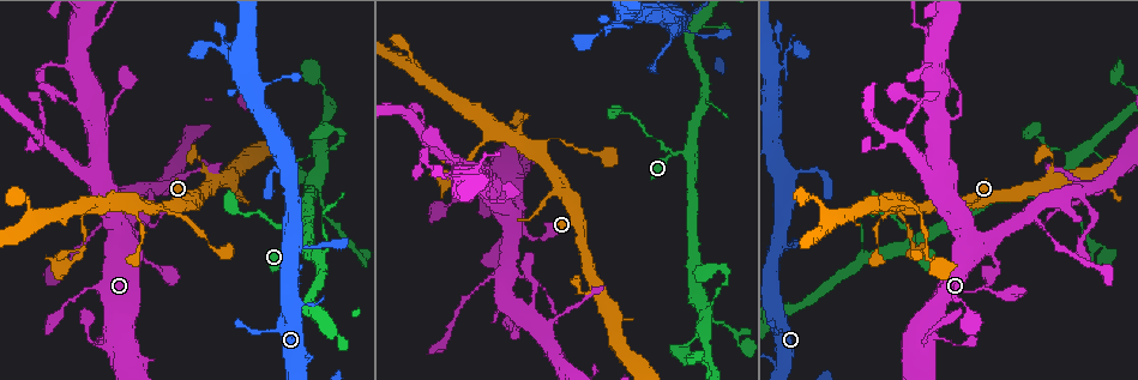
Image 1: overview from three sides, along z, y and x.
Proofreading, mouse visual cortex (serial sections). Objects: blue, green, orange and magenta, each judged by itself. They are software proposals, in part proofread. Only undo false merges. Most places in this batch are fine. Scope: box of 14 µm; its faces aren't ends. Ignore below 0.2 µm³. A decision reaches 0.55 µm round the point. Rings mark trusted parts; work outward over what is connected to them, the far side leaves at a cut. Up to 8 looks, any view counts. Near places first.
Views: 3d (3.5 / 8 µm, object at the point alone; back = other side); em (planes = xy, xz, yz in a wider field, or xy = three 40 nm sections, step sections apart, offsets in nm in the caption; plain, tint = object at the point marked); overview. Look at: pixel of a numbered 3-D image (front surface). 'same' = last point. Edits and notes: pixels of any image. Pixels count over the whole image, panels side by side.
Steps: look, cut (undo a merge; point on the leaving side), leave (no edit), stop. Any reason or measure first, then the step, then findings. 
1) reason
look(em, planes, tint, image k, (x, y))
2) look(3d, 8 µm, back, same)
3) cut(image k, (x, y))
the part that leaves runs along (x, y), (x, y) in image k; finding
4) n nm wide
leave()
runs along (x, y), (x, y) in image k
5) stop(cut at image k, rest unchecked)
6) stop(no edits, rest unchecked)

look(3d, 3.5 µm, image 1, (1029, 214))

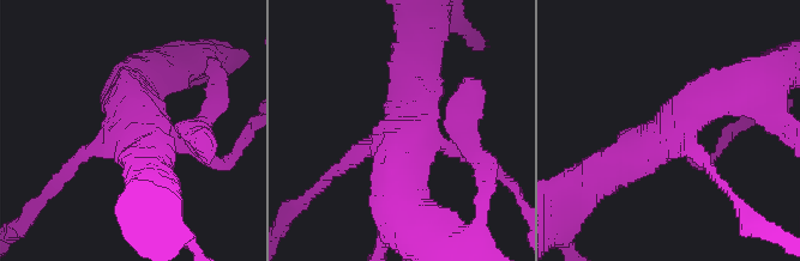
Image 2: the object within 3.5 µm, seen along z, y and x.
need the tissue
look(em, xy, step 1, tint, image 2, (116, 138))

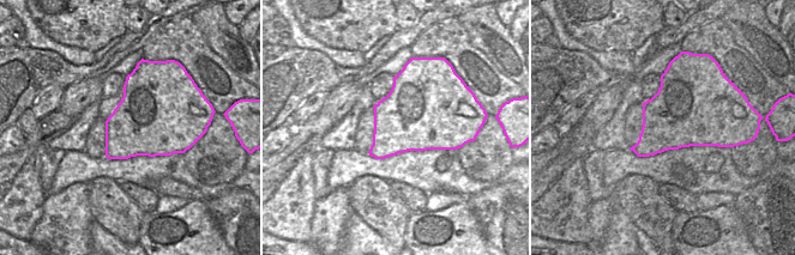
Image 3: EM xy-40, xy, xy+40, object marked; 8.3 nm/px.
leave()
runs along (614, 167), (744, 89) in image 2; one cell here

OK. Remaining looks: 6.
look(3d, 3.5 µm, back, image 1, (1073, 163))

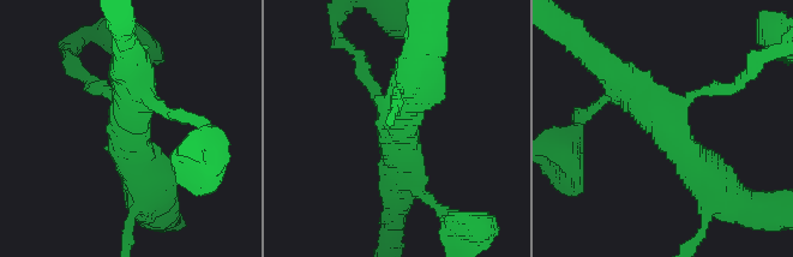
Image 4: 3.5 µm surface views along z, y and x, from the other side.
leave()
runs along (716, 185), (628, 82), (608, 67) in image 4; all the same cell

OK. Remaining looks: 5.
narrows sharply
look(3d, 3.5 µm, image 1, (899, 214))

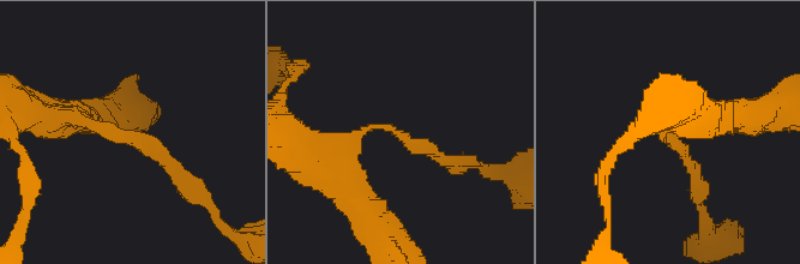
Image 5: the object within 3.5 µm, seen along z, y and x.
need the tissue
look(em, planes, tint, image 5, (380, 126))

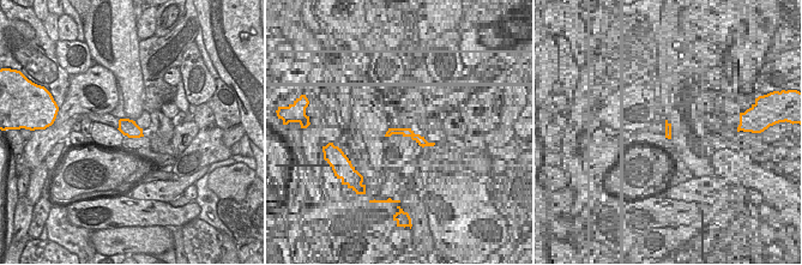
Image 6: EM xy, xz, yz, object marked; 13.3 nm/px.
leave()
runs along (65, 115), (116, 130), (175, 170) in image 5; one cell here

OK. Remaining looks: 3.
stop(no edits, rest unchecked)

